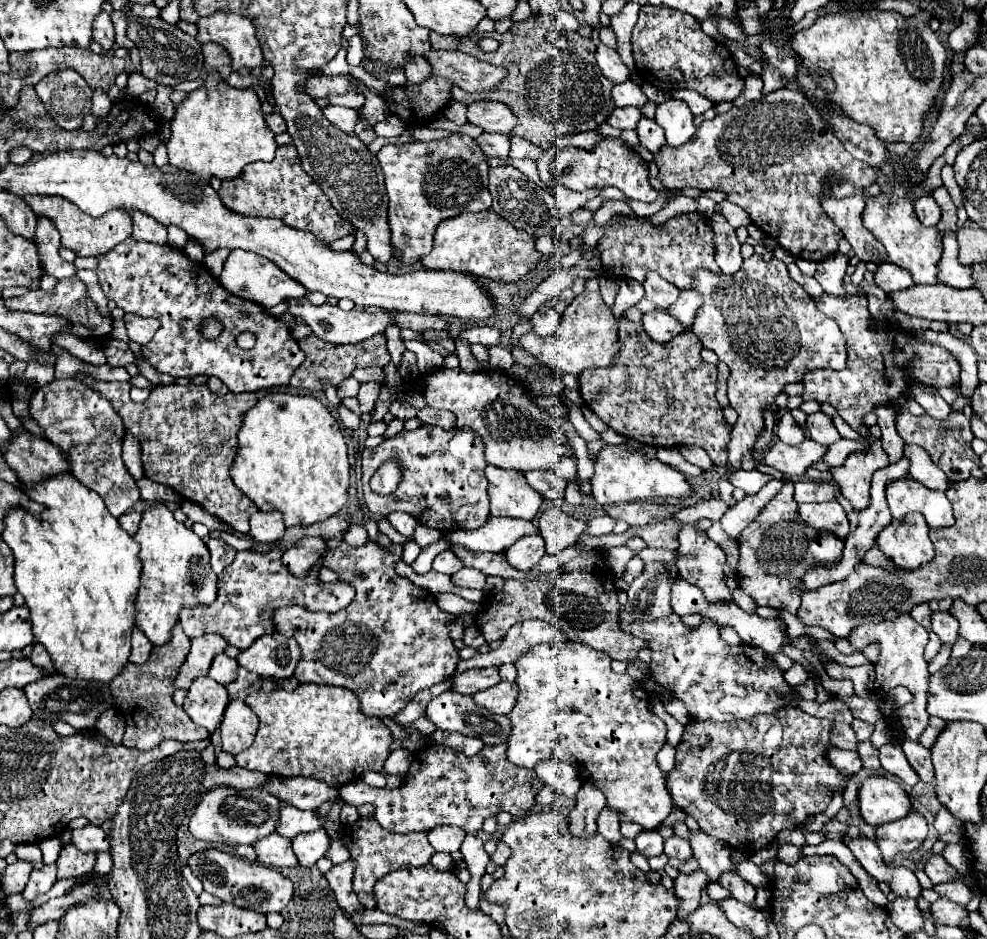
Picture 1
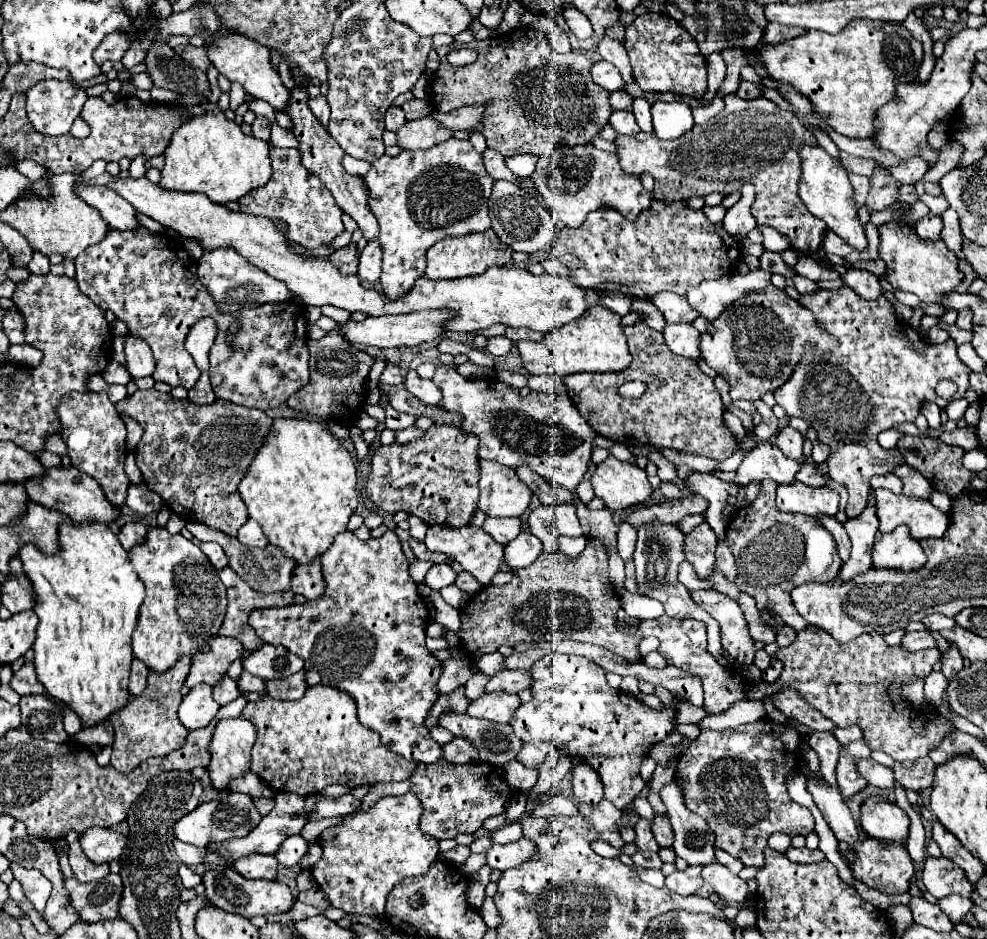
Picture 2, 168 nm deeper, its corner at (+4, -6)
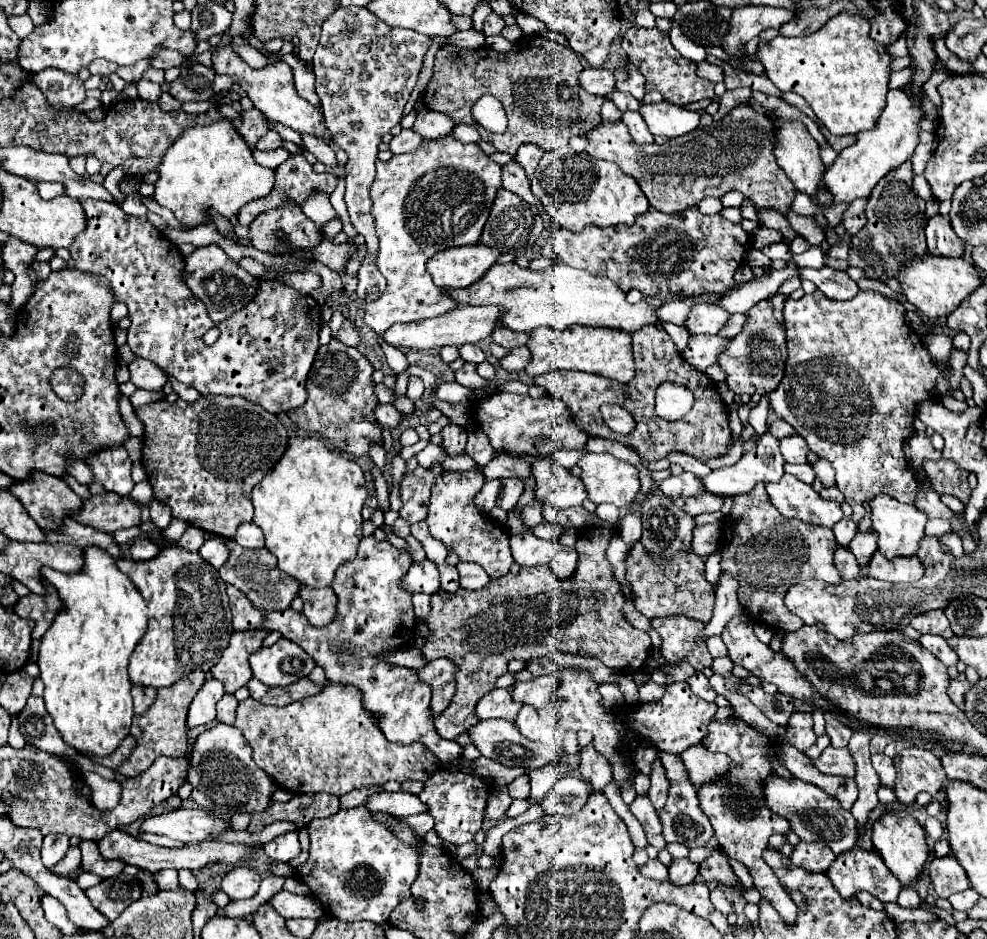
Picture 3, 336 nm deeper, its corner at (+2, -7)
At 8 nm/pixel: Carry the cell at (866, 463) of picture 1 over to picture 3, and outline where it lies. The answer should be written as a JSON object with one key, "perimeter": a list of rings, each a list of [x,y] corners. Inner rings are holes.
{"perimeter":[[[860,290],[852,300],[846,302],[830,300],[822,296],[822,292],[814,292],[804,294],[800,300],[786,298],[784,304],[788,360],[782,382],[770,394],[770,406],[782,420],[794,426],[794,430],[808,442],[816,456],[826,458],[832,464],[836,472],[836,486],[852,506],[852,520],[856,524],[864,516],[862,502],[872,500],[878,494],[914,504],[914,488],[918,488],[918,482],[904,458],[902,446],[904,440],[914,432],[916,406],[928,398],[944,398],[936,390],[938,376],[948,376],[950,388],[946,396],[952,396],[964,378],[962,370],[966,366],[968,352],[952,348],[948,364],[938,364],[924,348],[922,338],[906,324],[904,312],[906,310],[898,300],[890,300],[874,290]]]}

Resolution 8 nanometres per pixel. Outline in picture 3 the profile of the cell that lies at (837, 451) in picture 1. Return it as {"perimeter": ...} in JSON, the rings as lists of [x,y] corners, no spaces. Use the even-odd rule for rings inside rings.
{"perimeter":[[[784,464],[784,470],[788,472],[788,474],[794,474],[796,478],[800,478],[802,482],[806,482],[806,484],[812,484],[814,482],[814,478],[816,478],[816,474],[814,474],[814,470],[812,470],[812,466],[810,464]]]}

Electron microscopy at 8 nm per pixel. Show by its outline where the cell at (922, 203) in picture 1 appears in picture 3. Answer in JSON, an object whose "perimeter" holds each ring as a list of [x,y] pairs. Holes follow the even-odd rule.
{"perimeter":[[[932,216],[926,224],[926,244],[932,256],[962,256],[964,244],[954,236],[946,216]]]}

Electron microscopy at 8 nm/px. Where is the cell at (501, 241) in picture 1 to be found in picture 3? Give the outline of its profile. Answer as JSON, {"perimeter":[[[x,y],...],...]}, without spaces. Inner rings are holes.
{"perimeter":[[[484,244],[448,248],[428,260],[428,272],[440,288],[466,288],[474,284],[490,266],[494,266],[498,258],[500,250]]]}

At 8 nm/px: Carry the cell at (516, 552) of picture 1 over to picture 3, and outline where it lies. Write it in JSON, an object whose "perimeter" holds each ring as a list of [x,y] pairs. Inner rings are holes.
{"perimeter":[[[524,532],[510,538],[510,548],[514,562],[520,566],[538,566],[548,564],[556,554],[556,544],[536,538],[532,532]]]}

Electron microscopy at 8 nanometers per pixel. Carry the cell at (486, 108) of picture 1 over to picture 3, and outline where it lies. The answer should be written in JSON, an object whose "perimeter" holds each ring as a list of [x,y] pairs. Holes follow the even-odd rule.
{"perimeter":[[[422,108],[416,116],[416,122],[412,126],[412,130],[416,130],[420,136],[426,136],[430,140],[442,138],[446,134],[450,134],[454,128],[454,120],[442,112],[434,112],[434,110],[426,110]]]}

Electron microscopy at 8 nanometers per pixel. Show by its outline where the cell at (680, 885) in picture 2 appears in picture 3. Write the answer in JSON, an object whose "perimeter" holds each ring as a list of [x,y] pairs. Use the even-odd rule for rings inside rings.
{"perimeter":[[[684,858],[684,860],[674,860],[668,870],[670,870],[670,882],[672,882],[674,886],[692,884],[692,882],[696,880],[696,876],[698,876],[698,864],[690,862],[688,858]]]}

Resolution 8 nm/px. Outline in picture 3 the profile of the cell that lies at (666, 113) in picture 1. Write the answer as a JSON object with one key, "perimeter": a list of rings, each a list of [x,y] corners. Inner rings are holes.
{"perimeter":[[[666,100],[658,104],[642,104],[640,114],[654,136],[666,138],[676,138],[692,132],[700,120],[700,114],[696,110],[688,110]]]}

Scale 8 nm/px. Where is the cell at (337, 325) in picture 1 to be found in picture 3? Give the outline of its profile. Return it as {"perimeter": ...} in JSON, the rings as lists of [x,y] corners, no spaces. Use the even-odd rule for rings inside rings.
{"perimeter":[[[460,306],[456,310],[450,310],[442,316],[436,318],[426,318],[426,320],[418,320],[418,322],[410,322],[410,324],[394,324],[390,326],[386,332],[382,332],[382,340],[394,348],[416,348],[416,350],[428,350],[428,348],[442,348],[442,346],[462,346],[468,342],[480,342],[486,336],[490,336],[498,326],[498,318],[500,318],[502,310],[496,306]]]}

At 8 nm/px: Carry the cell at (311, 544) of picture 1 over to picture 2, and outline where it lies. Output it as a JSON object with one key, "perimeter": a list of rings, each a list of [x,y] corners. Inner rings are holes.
{"perimeter":[[[314,561],[310,565],[298,565],[292,571],[292,591],[304,595],[308,601],[320,599],[324,595],[326,583],[320,571],[320,561]]]}

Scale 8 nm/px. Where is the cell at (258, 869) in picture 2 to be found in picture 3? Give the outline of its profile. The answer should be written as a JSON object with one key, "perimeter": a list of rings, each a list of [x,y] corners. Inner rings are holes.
{"perimeter":[[[238,866],[222,878],[220,888],[230,896],[230,900],[242,900],[242,898],[254,896],[260,888],[260,882],[262,882],[260,872],[256,872],[252,868]]]}

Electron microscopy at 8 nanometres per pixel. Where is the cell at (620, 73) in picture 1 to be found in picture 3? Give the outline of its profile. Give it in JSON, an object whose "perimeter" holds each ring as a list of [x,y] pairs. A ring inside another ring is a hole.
{"perimeter":[[[586,68],[580,72],[580,84],[590,94],[608,96],[616,90],[614,82],[614,70],[608,68]]]}

